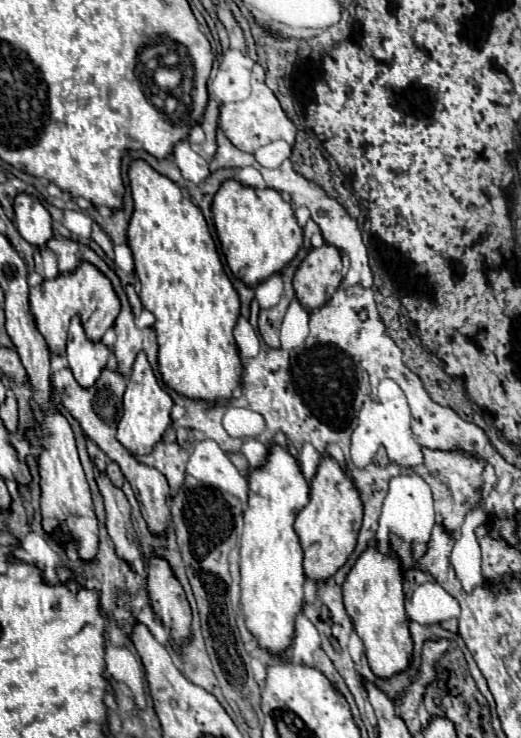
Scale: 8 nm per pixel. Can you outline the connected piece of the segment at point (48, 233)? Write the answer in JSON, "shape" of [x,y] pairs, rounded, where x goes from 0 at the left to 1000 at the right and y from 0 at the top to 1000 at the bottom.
{"shape":[[[33,264],[29,270],[29,305],[40,321],[67,332],[90,332],[90,327],[102,321],[98,310],[98,291],[90,283],[60,264]]]}

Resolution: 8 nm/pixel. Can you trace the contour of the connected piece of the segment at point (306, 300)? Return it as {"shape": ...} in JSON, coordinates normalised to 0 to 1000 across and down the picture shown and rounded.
{"shape":[[[639,332],[597,337],[562,378],[566,400],[578,413],[585,413],[585,419],[593,421],[605,421],[624,413],[655,386],[655,367],[655,346]]]}

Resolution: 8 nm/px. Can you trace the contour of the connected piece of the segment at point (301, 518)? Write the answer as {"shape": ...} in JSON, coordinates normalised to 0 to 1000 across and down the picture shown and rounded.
{"shape":[[[631,617],[616,622],[605,646],[593,654],[593,663],[593,682],[578,690],[578,695],[570,695],[566,720],[578,730],[578,741],[585,749],[585,782],[612,793],[639,782],[639,776],[647,776],[647,771],[658,768],[666,755],[678,749],[685,738],[685,722],[693,714],[697,682],[670,644]]]}

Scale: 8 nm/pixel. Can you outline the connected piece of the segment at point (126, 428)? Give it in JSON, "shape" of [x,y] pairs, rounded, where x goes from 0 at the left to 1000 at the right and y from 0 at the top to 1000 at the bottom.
{"shape":[[[267,478],[255,492],[255,505],[244,519],[240,535],[236,535],[236,562],[225,573],[225,595],[240,608],[248,608],[255,617],[282,617],[294,611],[298,600],[309,598],[317,581],[328,576],[328,538],[305,524],[301,511],[294,508],[290,495],[282,492],[278,478]]]}

